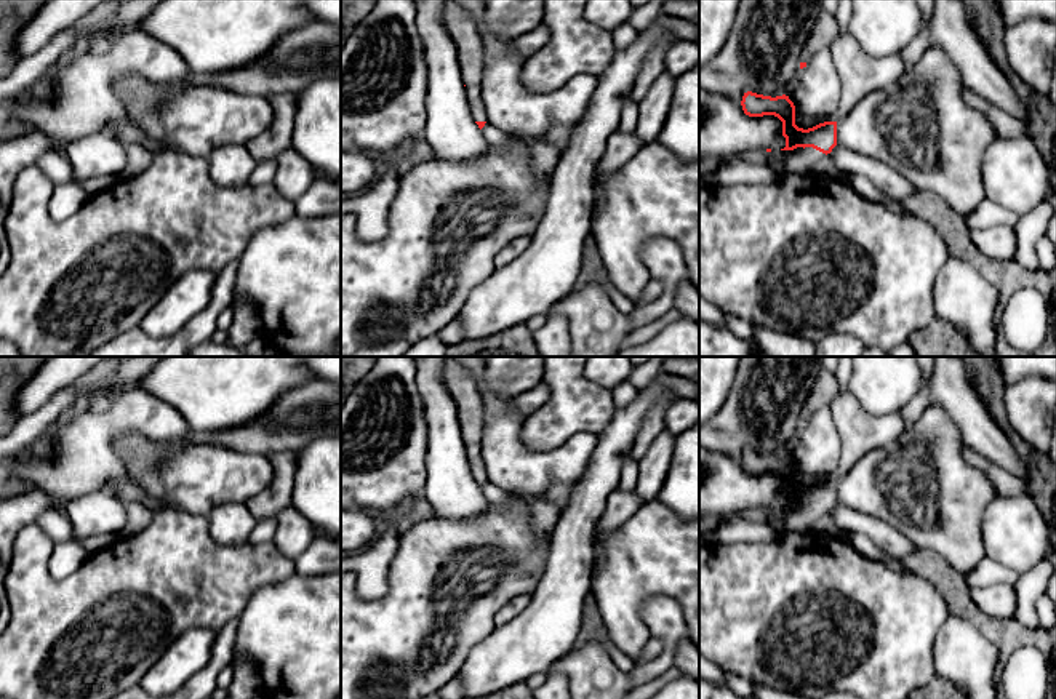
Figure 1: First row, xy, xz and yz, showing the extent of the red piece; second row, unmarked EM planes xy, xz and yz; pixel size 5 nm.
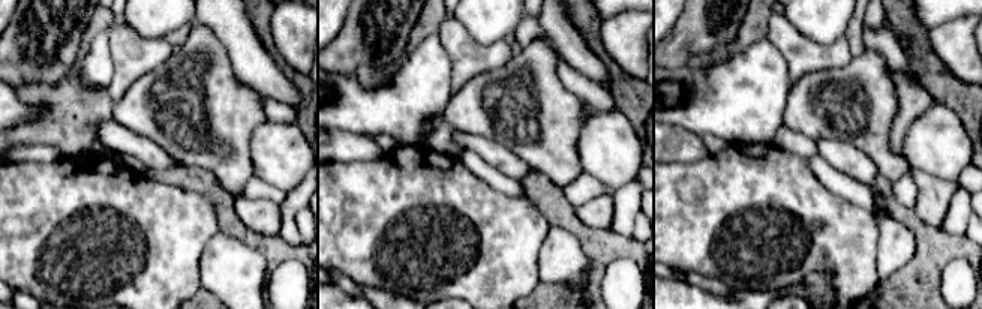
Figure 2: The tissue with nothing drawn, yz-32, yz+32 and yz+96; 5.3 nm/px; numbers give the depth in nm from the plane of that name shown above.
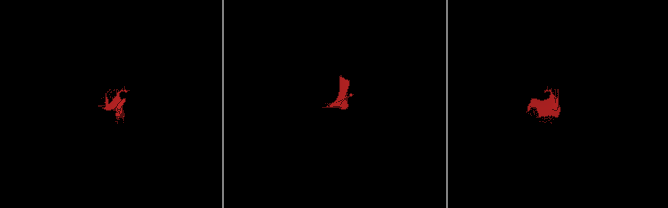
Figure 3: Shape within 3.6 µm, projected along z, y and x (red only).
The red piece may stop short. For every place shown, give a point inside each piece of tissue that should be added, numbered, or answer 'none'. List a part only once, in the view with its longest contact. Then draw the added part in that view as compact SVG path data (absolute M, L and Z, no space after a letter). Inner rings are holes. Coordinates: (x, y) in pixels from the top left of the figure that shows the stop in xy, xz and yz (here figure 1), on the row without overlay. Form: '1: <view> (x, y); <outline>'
1: yz (826, 387); M822 366L811 393L803 405L800 419L808 422L816 411L830 405L837 393L838 384L835 374Z
2: yz (800, 519); M797 505L794 509L747 509L739 510L731 515L738 515L757 523L770 523L771 518L778 518L784 529L795 529L800 533L806 531L819 531L821 520L826 512L813 507L813 505Z

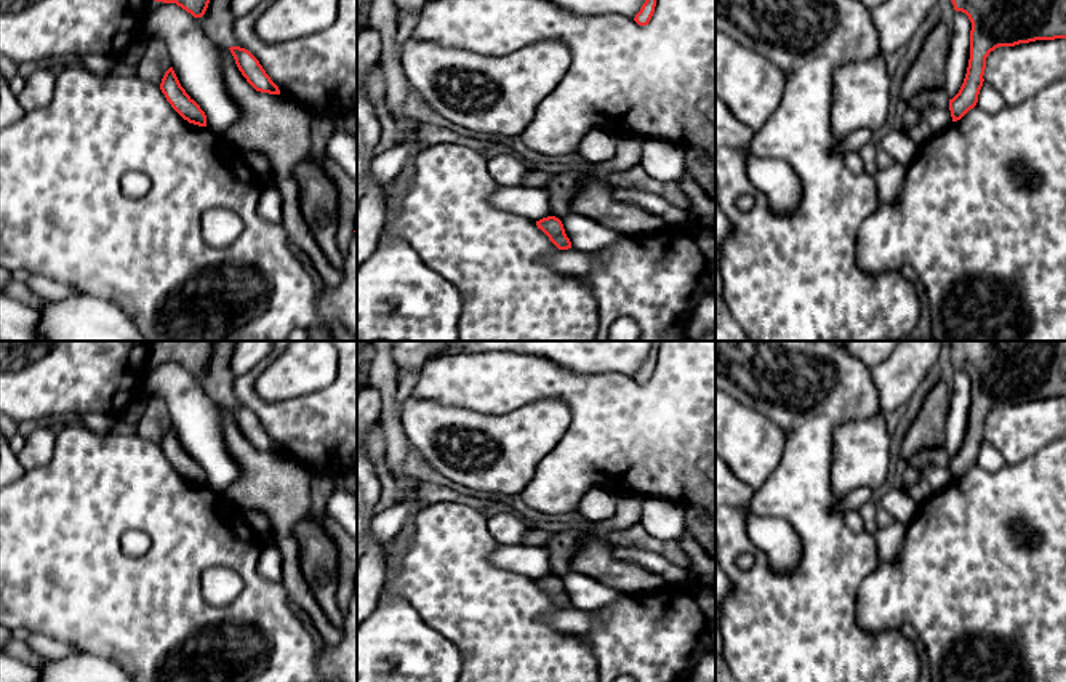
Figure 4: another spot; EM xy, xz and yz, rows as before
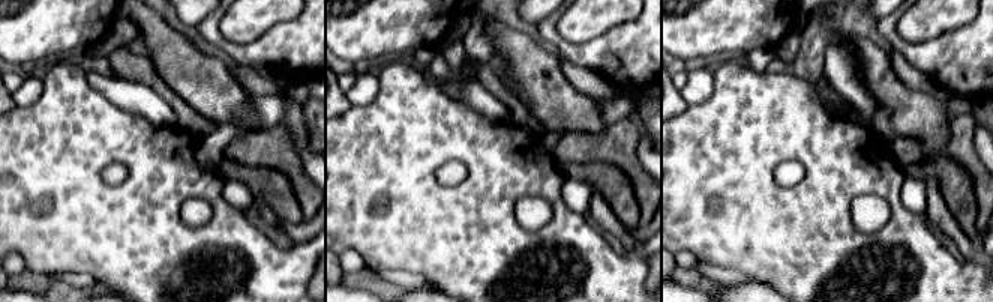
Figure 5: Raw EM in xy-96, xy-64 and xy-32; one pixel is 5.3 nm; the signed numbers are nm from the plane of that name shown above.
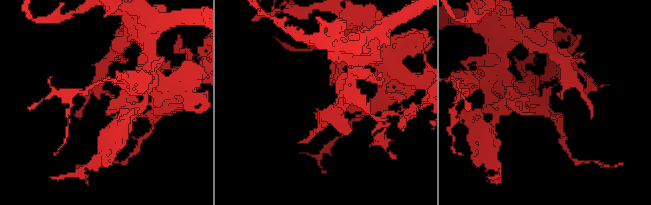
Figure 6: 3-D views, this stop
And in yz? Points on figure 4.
none

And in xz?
none

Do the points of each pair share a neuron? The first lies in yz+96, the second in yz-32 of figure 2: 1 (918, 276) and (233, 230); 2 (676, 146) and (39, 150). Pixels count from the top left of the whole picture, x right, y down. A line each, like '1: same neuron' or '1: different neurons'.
1: same neuron
2: same neuron

